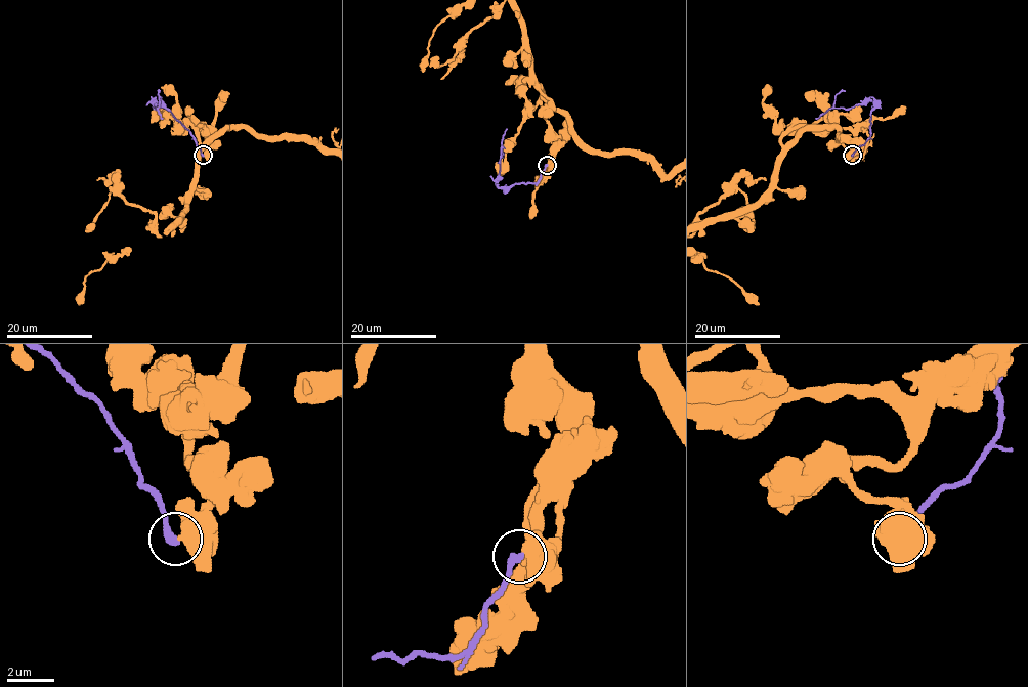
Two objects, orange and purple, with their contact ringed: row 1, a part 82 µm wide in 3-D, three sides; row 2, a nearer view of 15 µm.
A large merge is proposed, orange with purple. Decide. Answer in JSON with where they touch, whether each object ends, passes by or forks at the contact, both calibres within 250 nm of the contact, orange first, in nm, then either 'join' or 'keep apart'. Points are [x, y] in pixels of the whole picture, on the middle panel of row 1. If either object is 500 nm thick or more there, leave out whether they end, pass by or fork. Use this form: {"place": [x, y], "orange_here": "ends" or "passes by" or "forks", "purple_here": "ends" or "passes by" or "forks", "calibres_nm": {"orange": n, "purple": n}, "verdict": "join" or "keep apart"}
{"place": [547, 165], "calibres_nm": {"orange": 750, "purple": 360}, "verdict": "keep apart"}

